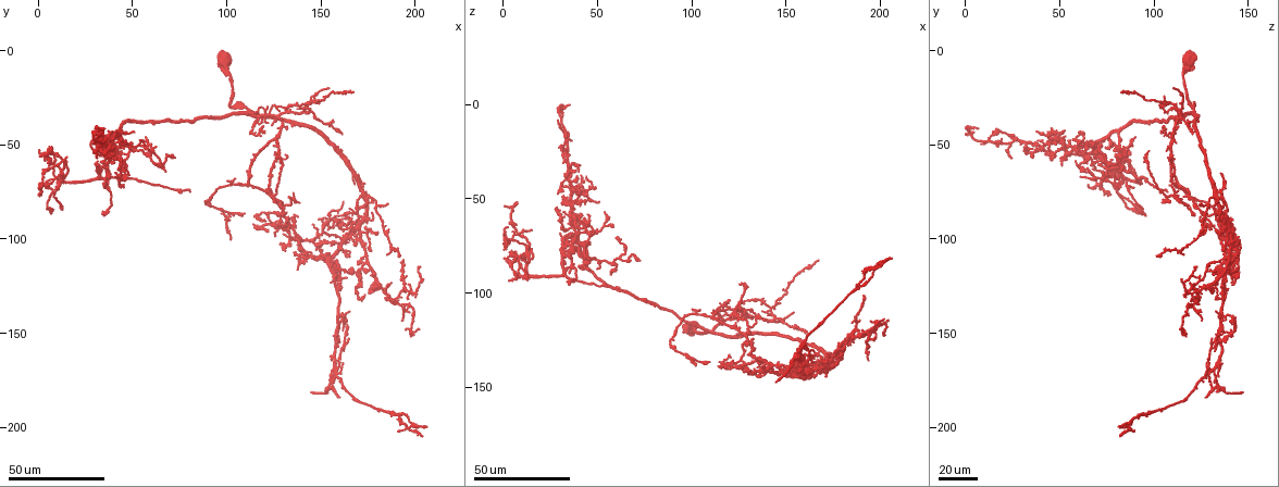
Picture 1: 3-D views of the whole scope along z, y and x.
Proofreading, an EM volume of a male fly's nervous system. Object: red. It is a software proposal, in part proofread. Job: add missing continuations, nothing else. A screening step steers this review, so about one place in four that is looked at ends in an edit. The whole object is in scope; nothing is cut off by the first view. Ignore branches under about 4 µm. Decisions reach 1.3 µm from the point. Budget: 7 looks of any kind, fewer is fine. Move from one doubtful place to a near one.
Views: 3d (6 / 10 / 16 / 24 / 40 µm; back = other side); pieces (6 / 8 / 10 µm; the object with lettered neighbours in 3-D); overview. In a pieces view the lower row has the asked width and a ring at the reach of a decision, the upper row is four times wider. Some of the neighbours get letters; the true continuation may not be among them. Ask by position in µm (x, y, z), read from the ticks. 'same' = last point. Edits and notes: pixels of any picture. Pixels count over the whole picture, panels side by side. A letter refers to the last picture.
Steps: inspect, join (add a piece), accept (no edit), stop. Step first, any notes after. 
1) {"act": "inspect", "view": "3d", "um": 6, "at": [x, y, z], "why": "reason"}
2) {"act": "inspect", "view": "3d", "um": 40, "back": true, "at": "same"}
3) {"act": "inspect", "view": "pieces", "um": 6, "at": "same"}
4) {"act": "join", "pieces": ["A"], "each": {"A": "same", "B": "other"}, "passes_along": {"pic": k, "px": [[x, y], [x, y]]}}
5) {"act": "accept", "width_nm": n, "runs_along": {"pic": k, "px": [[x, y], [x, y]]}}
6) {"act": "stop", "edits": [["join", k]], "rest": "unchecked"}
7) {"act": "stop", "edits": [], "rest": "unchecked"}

{"act": "inspect", "view": "3d", "um": 24, "at": [14, 56, 66], "why": "tapers out"}

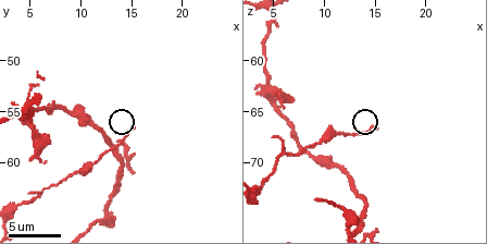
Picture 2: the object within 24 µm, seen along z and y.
{"act": "inspect", "view": "pieces", "um": 10, "at": [15.0, 56.8, 66.8]}

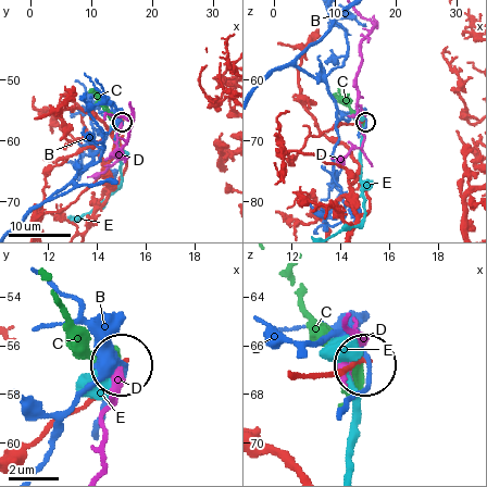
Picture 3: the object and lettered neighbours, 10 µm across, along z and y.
{"act": "accept", "each": {"B": "other", "C": "other", "D": "other", "E": "other"}, "runs_along": {"pic": 3, "px": [[302, 374], [339, 374], [362, 362]]}, "found": "none of them fits"}

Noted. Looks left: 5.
{"act": "inspect", "view": "3d", "um": 24, "at": [31, 56, 24], "why": "an open end"}

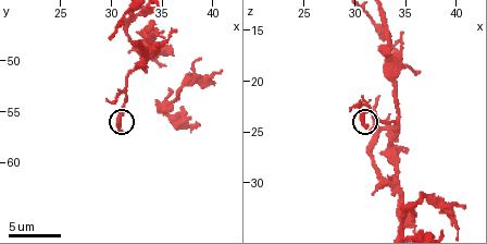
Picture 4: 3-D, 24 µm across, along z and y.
{"act": "inspect", "view": "pieces", "um": 10, "at": [31.0, 57.2, 24.2]}

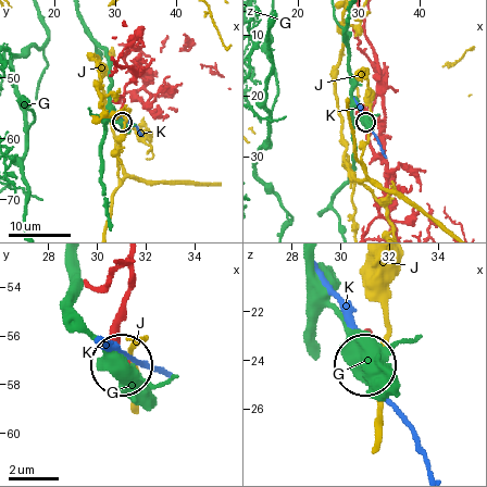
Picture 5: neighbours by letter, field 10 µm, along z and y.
{"act": "accept", "each": {"G": "other", "J": "other", "K": "other"}, "found": "none of them fits"}

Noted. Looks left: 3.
{"act": "inspect", "view": "3d", "um": 24, "at": [1, 56, 54], "why": "branch stops here"}

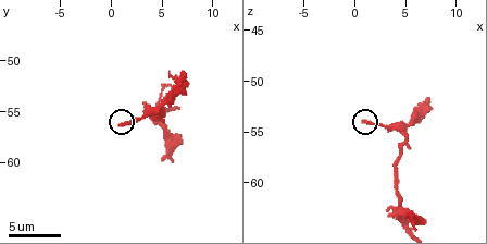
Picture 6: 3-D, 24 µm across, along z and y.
{"act": "inspect", "view": "pieces", "um": 6, "at": [0.8, 56.4, 54.0], "why": "what lies round it"}

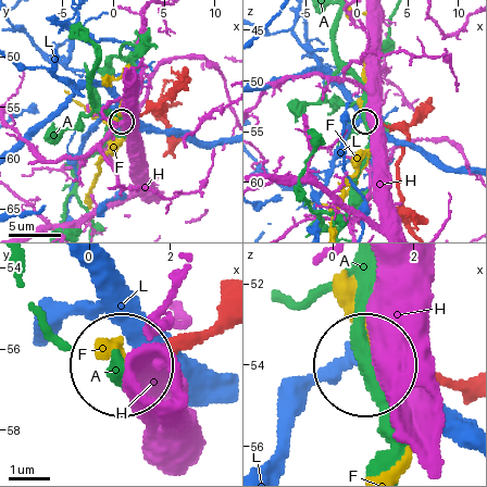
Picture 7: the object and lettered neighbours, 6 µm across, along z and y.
{"act": "accept", "width_nm": 220, "each": {"A": "other", "F": "other", "H": "other", "L": "other"}, "found": "none of them fits"}

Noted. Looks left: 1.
{"act": "stop", "edits": [], "rest": "unchecked"}

